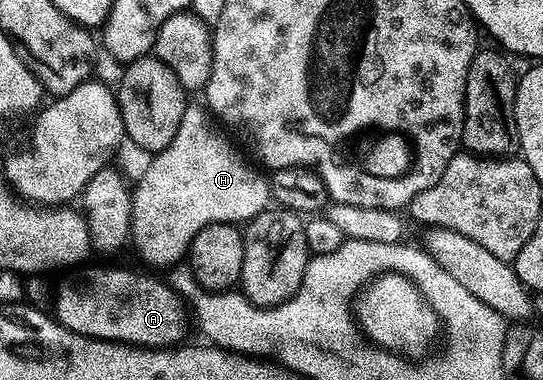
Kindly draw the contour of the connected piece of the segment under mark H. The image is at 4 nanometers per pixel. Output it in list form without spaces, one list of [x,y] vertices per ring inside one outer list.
[[[189,105],[177,137],[154,156],[131,196],[131,238],[140,255],[155,267],[170,268],[191,250],[193,237],[210,223],[246,224],[268,210],[271,184],[235,152],[206,106]]]

